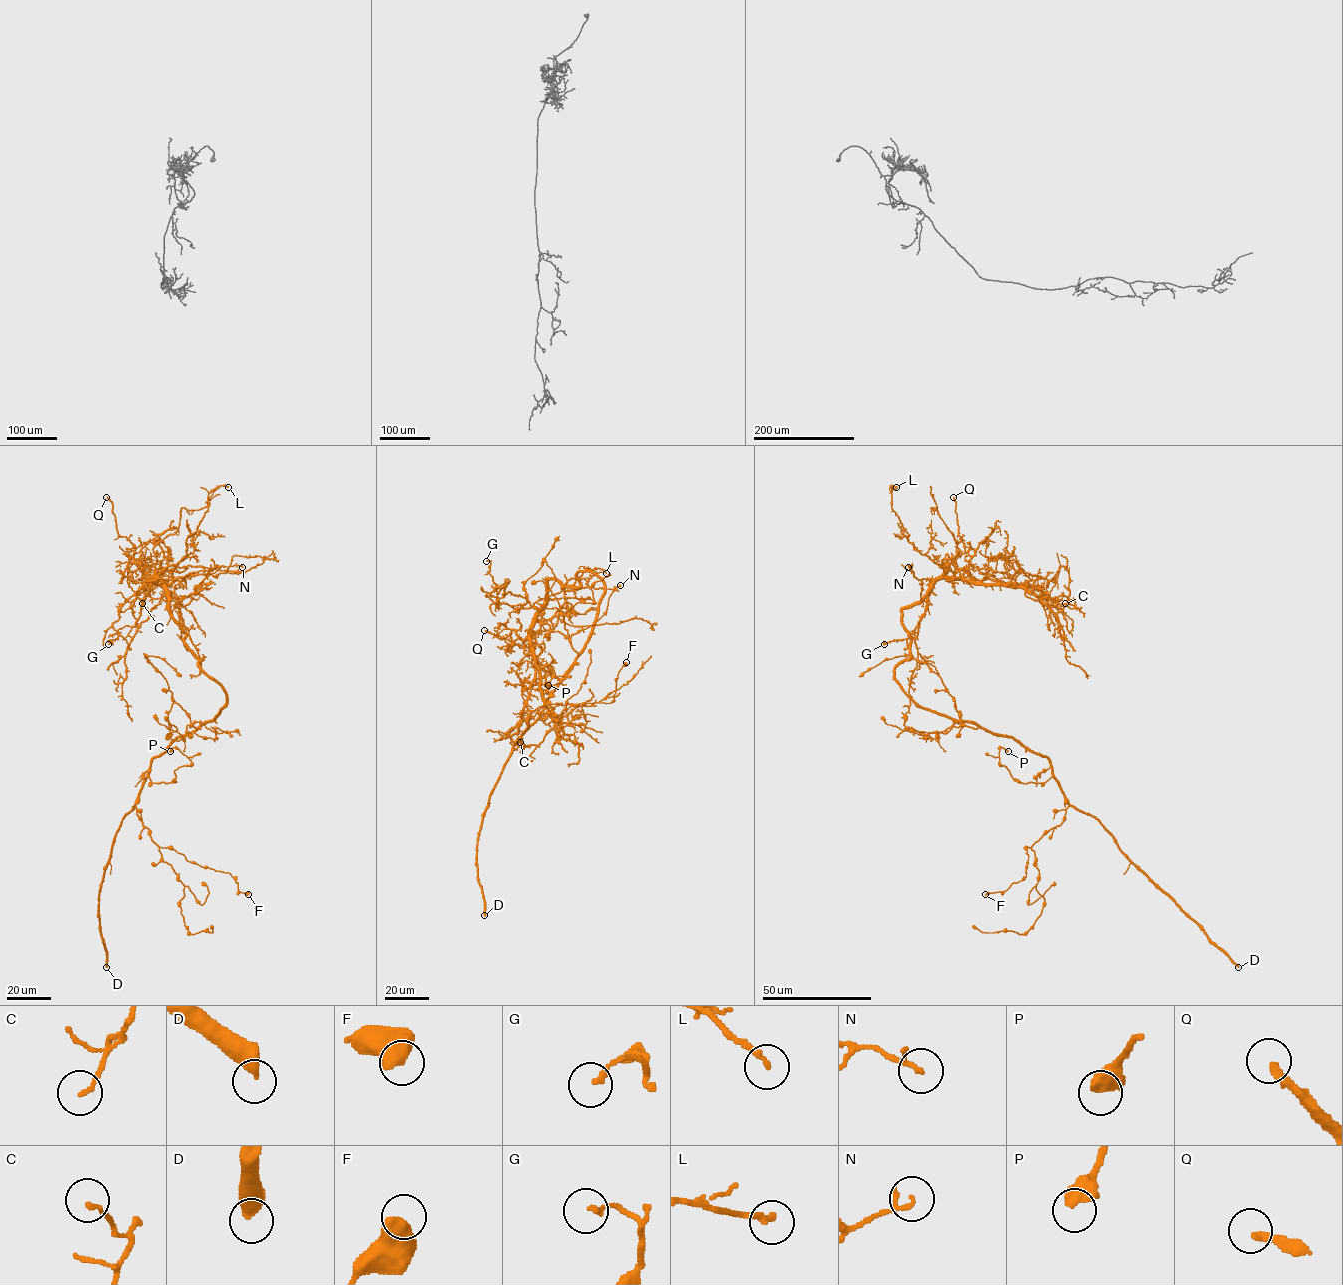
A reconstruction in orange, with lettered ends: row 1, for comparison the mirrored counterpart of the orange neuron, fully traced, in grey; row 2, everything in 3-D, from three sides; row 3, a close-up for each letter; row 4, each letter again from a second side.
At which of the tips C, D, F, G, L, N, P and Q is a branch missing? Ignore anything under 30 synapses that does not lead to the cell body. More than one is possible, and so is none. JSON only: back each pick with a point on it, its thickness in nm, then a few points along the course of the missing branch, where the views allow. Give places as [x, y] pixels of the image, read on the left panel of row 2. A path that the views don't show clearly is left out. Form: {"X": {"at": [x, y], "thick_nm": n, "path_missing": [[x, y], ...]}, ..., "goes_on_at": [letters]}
{"D": {"at": [106, 967], "thick_nm": 440}, "Q": {"at": [106, 497], "thick_nm": 280}, "goes_on_at": ["D", "Q"]}

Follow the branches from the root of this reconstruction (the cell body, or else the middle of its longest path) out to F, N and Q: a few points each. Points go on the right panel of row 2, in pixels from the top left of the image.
F: (930, 709), (1010, 736), (1044, 755), (1068, 805), (1062, 822), (1027, 848), (1026, 876), (1003, 892), (985, 894)
N: (930, 709), (895, 678), (910, 651), (902, 609), (918, 604), (932, 580), (919, 580), (908, 567)
Q: (930, 709), (907, 694), (895, 668), (910, 651), (902, 609), (963, 573), (953, 563), (965, 550), (953, 497)

